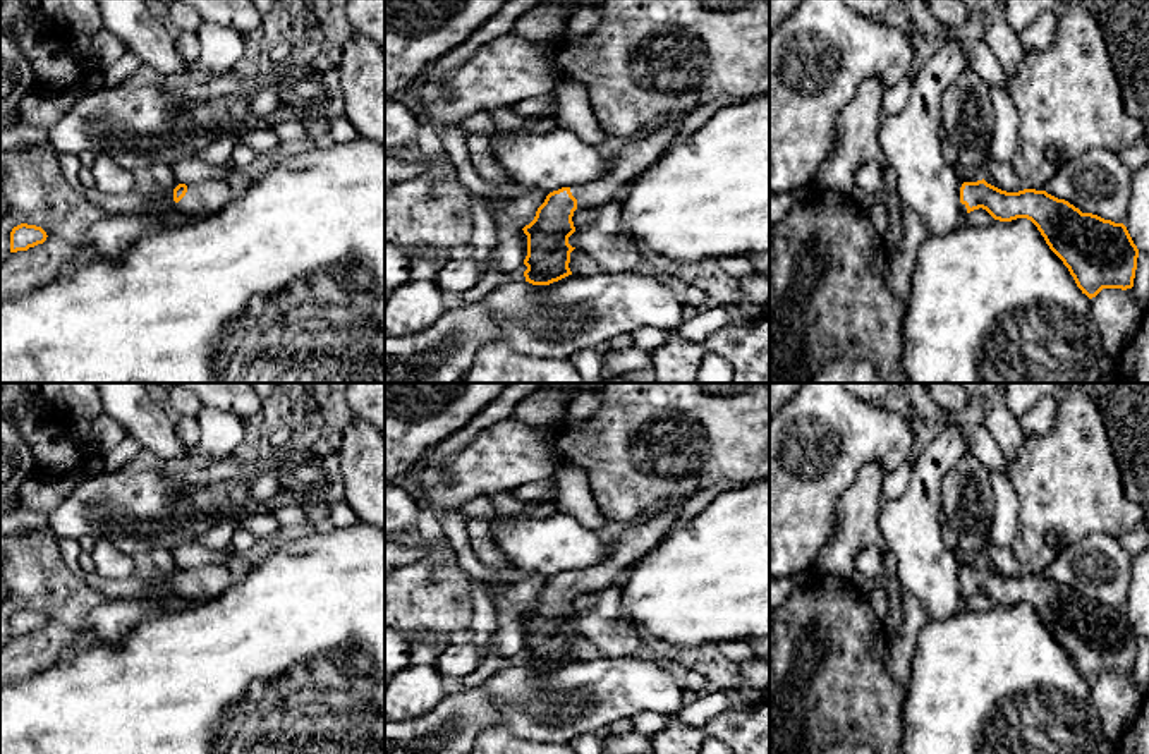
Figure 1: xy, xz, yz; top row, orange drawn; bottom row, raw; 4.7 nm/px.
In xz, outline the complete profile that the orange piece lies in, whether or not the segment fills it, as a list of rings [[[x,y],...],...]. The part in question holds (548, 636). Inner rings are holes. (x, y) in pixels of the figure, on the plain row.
[[[670,500],[651,519],[625,524],[620,538],[608,546],[601,563],[562,572],[546,581],[534,605],[522,613],[527,620],[526,666],[550,670],[572,660],[568,648],[575,632],[568,629],[568,622],[575,617],[574,596],[613,586],[622,570],[632,567],[668,534],[687,500]]]

